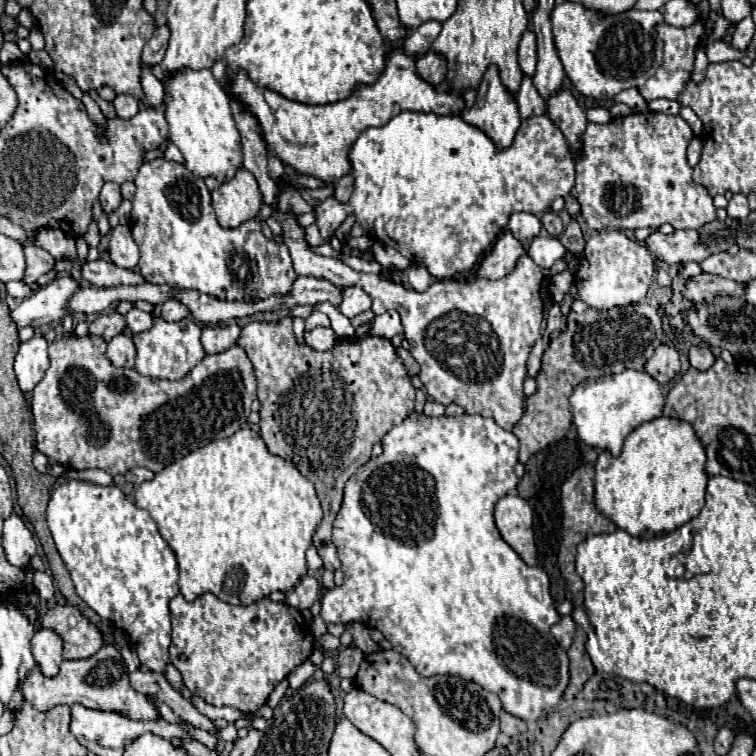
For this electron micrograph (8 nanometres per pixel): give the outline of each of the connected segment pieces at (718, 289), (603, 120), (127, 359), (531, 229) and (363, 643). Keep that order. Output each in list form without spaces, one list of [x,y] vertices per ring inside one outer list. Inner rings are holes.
[[[699,274],[699,276],[687,278],[683,288],[683,298],[691,302],[701,302],[701,300],[715,298],[717,294],[737,296],[741,292],[743,292],[743,284],[737,284],[733,280],[727,280],[715,274]]]
[[[591,108],[591,110],[587,110],[587,120],[595,122],[595,124],[607,124],[611,120],[611,116],[609,116],[607,108]]]
[[[119,334],[107,342],[107,358],[113,366],[133,368],[135,366],[135,344],[129,334]]]
[[[517,212],[509,218],[507,222],[507,230],[521,242],[525,240],[533,240],[539,232],[541,232],[541,222],[535,214],[527,214],[527,212]]]
[[[351,622],[351,624],[347,624],[347,630],[353,634],[353,644],[355,644],[357,648],[361,648],[365,654],[379,650],[379,646],[369,638],[369,628],[367,628],[365,624],[361,624],[361,622]]]

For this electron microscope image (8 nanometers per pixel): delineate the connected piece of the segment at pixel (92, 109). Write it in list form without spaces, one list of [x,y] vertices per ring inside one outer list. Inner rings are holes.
[[[85,94],[85,96],[83,96],[83,104],[85,104],[87,114],[89,114],[89,118],[93,120],[93,124],[97,124],[99,128],[107,128],[107,120],[105,120],[105,116],[103,116],[101,108],[95,104],[95,100],[93,100],[89,94]]]

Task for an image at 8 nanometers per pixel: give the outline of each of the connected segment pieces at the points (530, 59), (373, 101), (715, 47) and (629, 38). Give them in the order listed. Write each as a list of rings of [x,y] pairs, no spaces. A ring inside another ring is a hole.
[[[527,30],[519,42],[519,66],[527,76],[535,74],[537,64],[537,46],[535,46],[535,34]]]
[[[403,50],[389,52],[387,68],[375,84],[357,86],[351,98],[323,106],[293,102],[269,88],[253,84],[245,72],[229,74],[229,80],[233,80],[233,92],[237,92],[237,96],[241,96],[241,100],[253,108],[253,116],[261,120],[261,132],[265,132],[267,148],[297,174],[309,174],[327,184],[351,172],[347,152],[363,130],[371,126],[383,126],[403,110],[455,114],[463,108],[461,96],[437,92],[431,84],[421,80],[415,72],[415,58],[407,56]]]
[[[717,40],[707,46],[707,58],[709,62],[729,62],[729,60],[741,60],[745,56],[743,50],[735,50],[729,44]]]
[[[575,2],[557,4],[551,10],[553,40],[557,54],[571,80],[573,88],[595,100],[611,100],[621,90],[643,86],[651,78],[663,60],[663,44],[655,32],[655,26],[663,22],[661,12],[627,10],[615,16],[599,16],[593,10]]]

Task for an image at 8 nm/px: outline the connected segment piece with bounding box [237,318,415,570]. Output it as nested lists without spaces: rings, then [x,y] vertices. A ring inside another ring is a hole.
[[[283,318],[277,324],[251,322],[241,330],[237,344],[247,352],[257,378],[257,398],[261,402],[261,438],[271,454],[289,460],[305,478],[313,482],[323,508],[323,522],[313,536],[313,544],[323,558],[323,568],[337,570],[341,562],[337,556],[337,546],[331,542],[331,526],[341,510],[345,482],[371,458],[373,446],[383,440],[389,428],[403,422],[405,416],[413,412],[415,388],[407,368],[393,344],[385,338],[341,338],[341,342],[329,352],[315,352],[309,346],[299,346],[295,342],[289,318]]]

